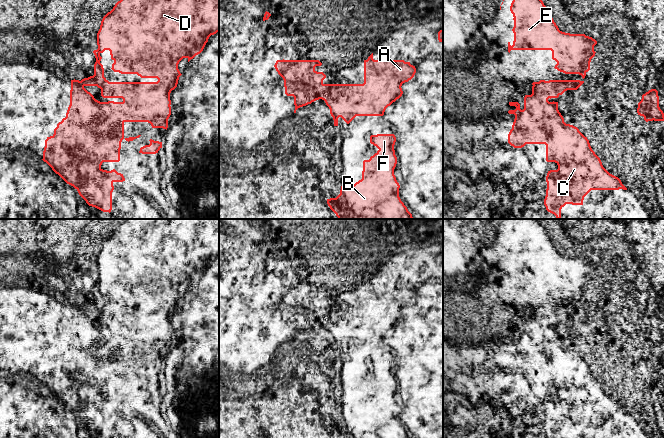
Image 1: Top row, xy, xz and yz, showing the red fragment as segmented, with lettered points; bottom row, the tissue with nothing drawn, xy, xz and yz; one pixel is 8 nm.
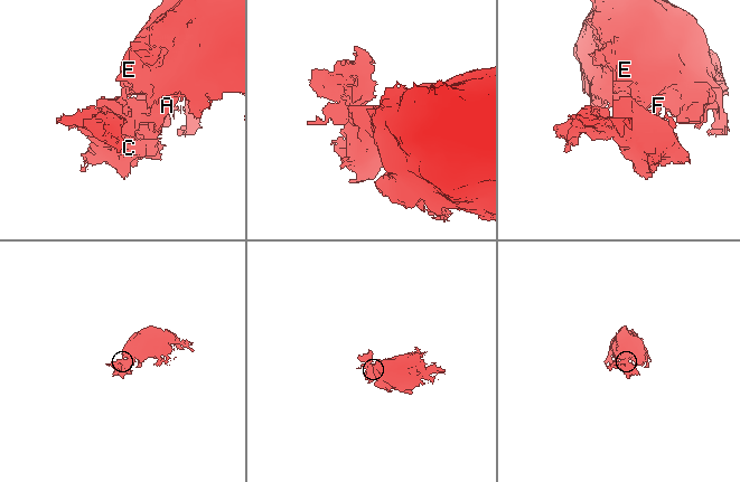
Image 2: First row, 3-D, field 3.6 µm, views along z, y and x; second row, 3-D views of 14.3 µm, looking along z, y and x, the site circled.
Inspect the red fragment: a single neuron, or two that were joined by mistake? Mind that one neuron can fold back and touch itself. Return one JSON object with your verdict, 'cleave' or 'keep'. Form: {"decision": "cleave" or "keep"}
{"decision": "cleave"}

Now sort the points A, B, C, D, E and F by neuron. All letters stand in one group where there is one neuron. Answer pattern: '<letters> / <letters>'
A B D E F / C

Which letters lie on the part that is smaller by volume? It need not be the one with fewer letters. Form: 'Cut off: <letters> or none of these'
Cut off: C

